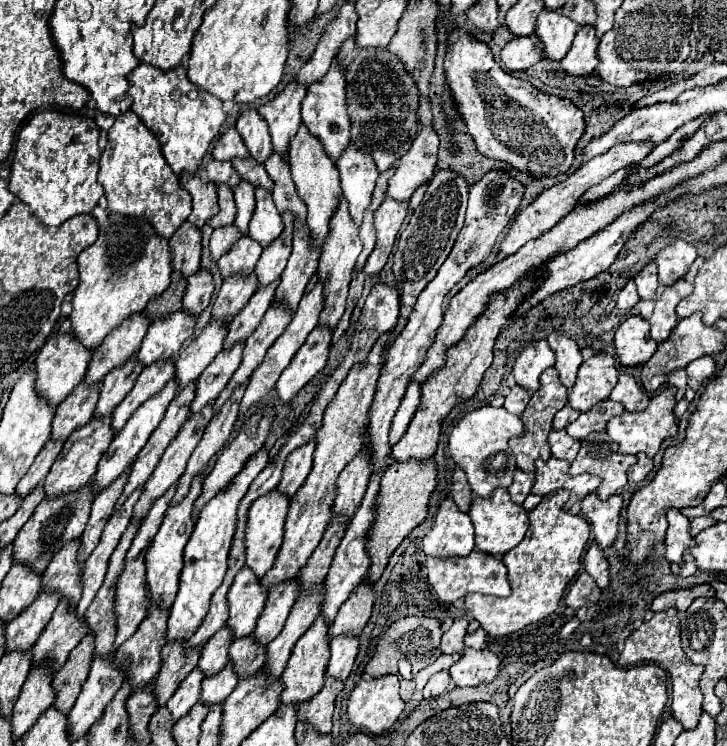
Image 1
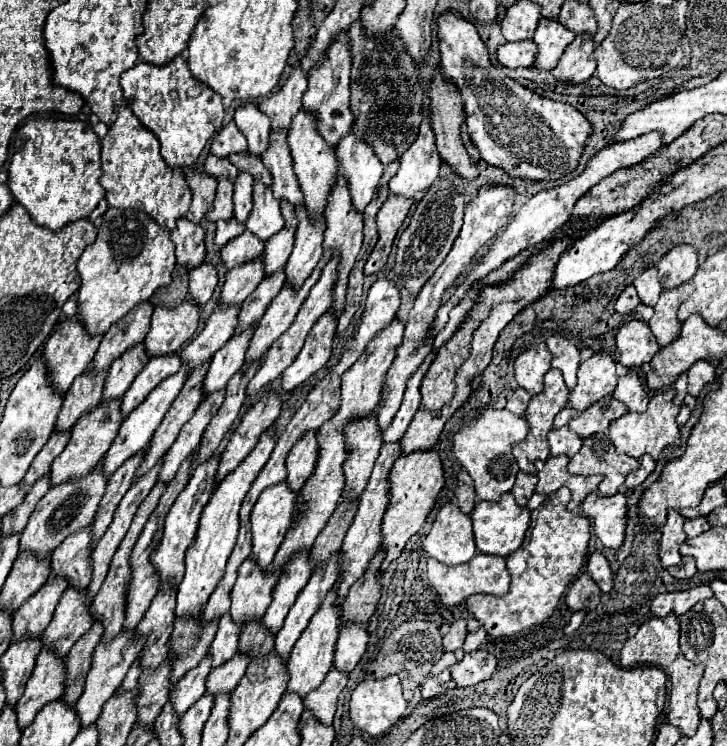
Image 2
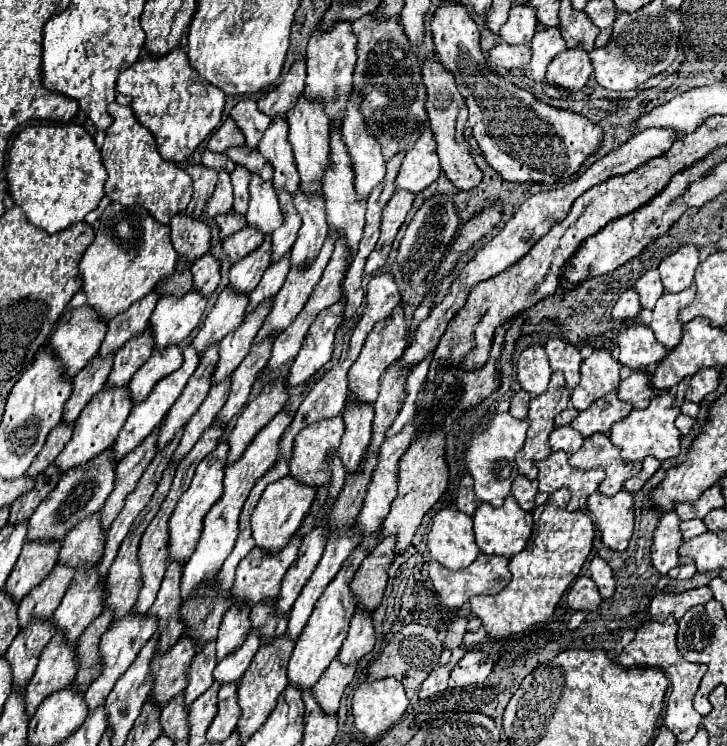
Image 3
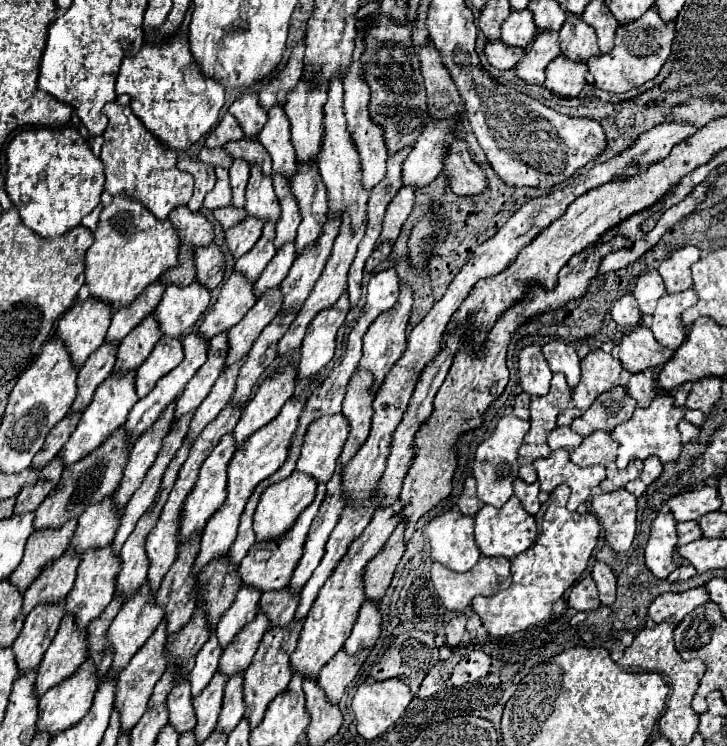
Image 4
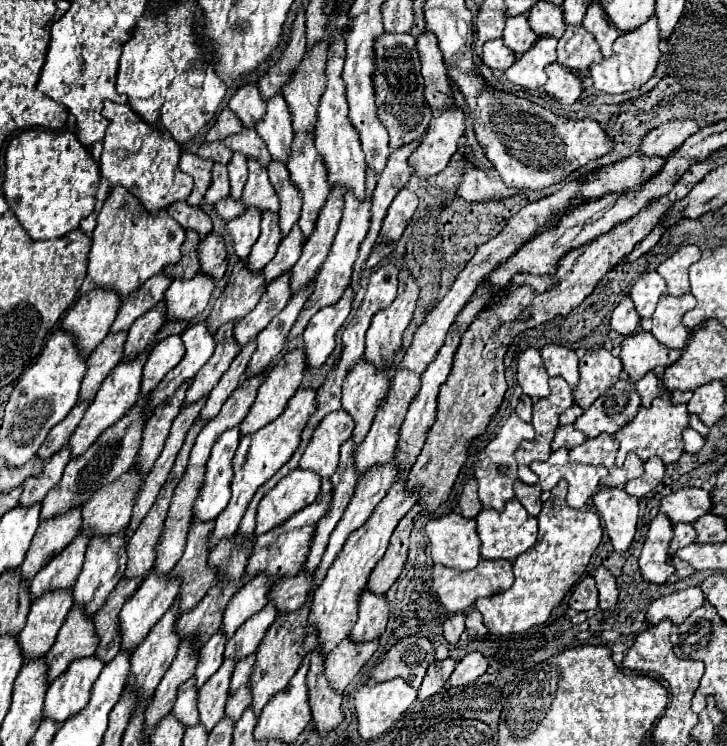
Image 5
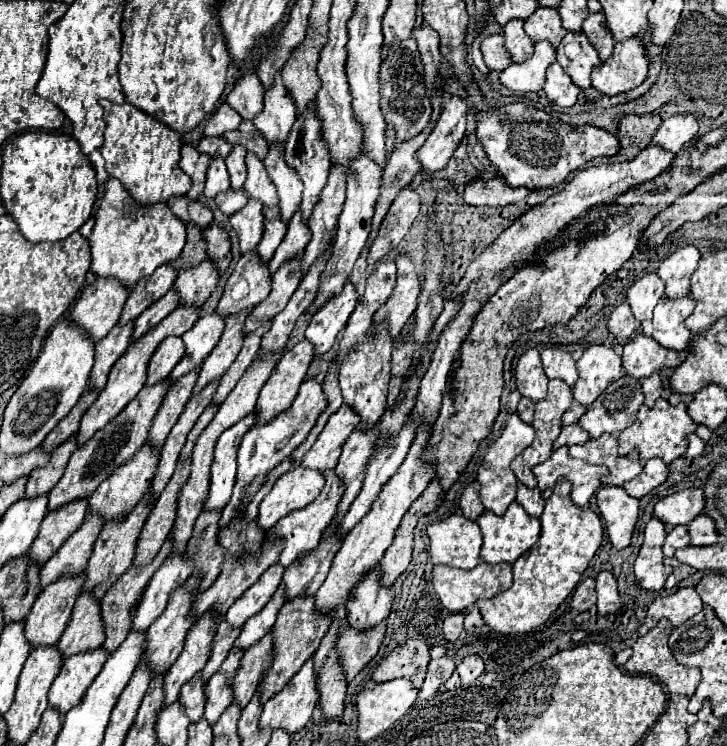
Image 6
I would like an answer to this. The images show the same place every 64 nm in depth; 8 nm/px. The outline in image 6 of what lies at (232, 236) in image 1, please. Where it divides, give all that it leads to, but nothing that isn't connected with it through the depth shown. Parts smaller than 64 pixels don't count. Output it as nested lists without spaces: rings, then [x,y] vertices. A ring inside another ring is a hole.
[[[230,188],[228,192],[220,192],[220,196],[216,196],[214,200],[224,214],[234,214],[248,202],[248,194],[242,188],[240,190]]]

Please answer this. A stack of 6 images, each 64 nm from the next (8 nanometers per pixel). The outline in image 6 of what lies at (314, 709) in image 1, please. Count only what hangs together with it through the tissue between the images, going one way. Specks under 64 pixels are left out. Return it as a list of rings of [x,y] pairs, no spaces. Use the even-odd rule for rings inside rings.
[[[386,624],[370,628],[368,632],[356,632],[356,628],[348,626],[346,632],[338,638],[338,652],[348,682],[378,654],[384,634]]]

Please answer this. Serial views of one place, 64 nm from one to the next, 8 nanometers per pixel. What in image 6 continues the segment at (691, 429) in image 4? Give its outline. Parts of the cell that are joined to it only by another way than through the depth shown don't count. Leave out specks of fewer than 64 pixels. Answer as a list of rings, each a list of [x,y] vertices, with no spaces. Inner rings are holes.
[[[690,434],[688,436],[688,450],[686,450],[684,458],[696,458],[702,454],[702,450],[704,450],[704,442],[696,434]]]

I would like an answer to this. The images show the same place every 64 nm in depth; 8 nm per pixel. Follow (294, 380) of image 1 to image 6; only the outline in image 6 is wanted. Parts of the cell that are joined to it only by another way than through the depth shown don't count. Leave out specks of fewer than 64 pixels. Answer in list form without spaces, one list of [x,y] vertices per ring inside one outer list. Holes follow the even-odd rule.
[[[352,282],[344,284],[344,290],[328,300],[310,320],[306,338],[316,346],[316,358],[334,346],[338,332],[346,326],[350,314],[358,302],[358,290]]]

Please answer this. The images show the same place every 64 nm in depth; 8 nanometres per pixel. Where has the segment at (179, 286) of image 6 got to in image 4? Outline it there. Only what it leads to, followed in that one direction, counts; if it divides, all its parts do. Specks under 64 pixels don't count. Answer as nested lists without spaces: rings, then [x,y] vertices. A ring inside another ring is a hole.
[[[194,280],[188,288],[168,286],[154,316],[160,324],[160,332],[164,336],[180,338],[188,332],[188,328],[198,320],[198,316],[210,304],[210,290]]]

